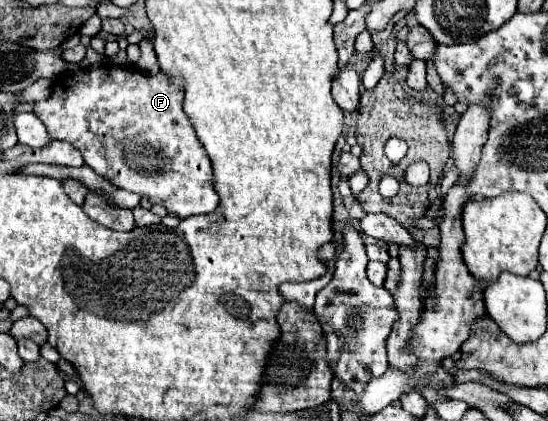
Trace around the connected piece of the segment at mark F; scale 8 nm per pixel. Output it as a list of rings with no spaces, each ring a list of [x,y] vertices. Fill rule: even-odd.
[[[107,65],[89,71],[81,69],[73,77],[57,79],[51,97],[35,103],[35,115],[45,123],[53,139],[75,145],[81,151],[85,165],[113,185],[167,207],[169,213],[175,213],[179,219],[215,211],[219,195],[213,187],[213,167],[183,111],[183,79],[167,79],[163,73],[145,75],[135,67],[119,69]]]

